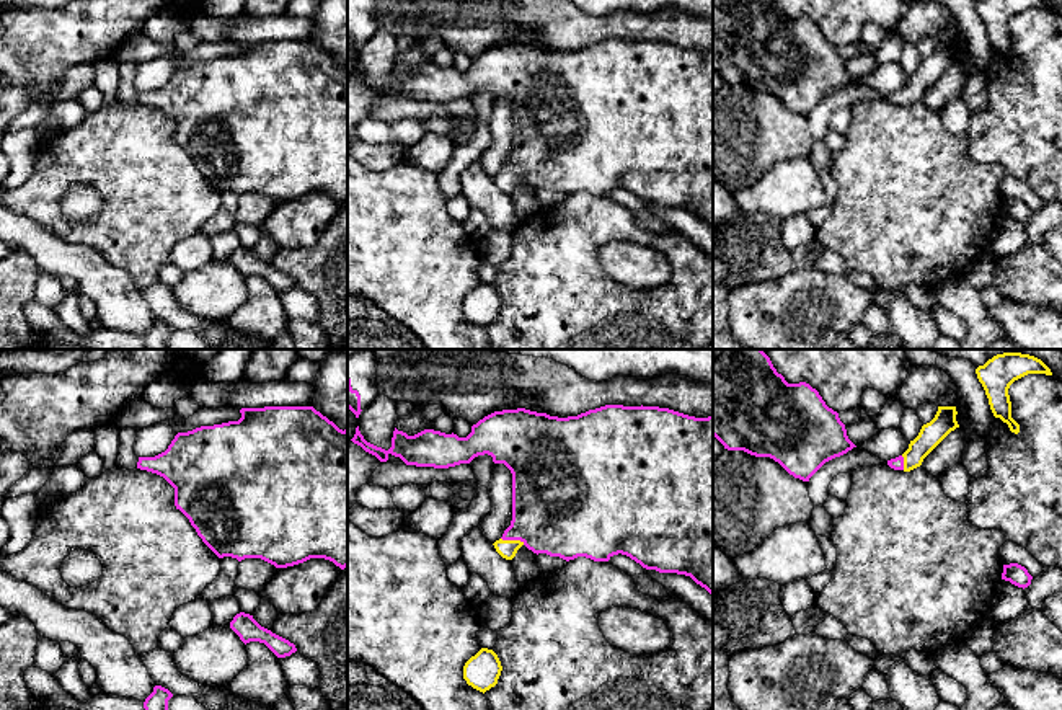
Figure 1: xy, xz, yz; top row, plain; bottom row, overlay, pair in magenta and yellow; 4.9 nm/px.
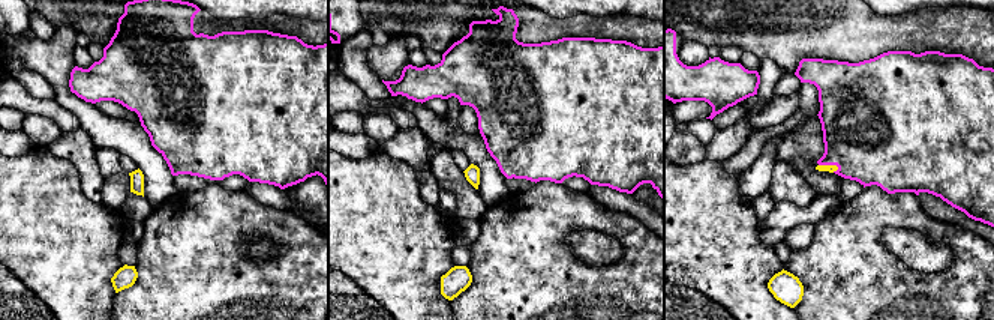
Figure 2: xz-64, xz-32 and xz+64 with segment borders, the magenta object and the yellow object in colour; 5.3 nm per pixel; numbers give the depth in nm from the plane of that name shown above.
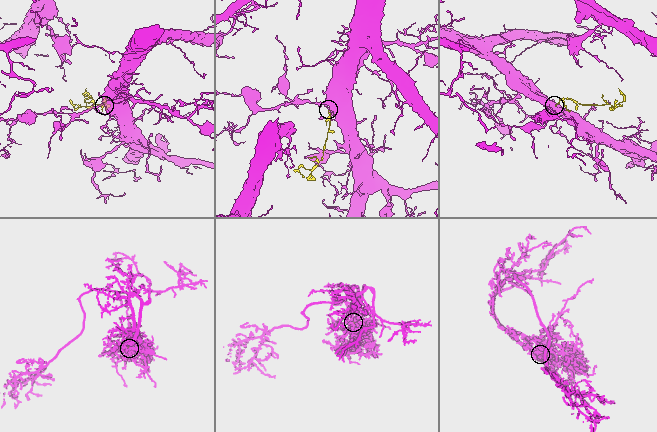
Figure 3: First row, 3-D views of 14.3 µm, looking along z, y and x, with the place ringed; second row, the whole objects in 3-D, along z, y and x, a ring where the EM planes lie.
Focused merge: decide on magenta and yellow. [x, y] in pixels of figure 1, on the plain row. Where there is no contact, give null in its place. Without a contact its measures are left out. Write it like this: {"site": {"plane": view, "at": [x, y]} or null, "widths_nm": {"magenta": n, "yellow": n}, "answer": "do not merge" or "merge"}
{"site": {"plane": "xz", "at": [513, 173]}, "widths_nm": {"magenta": 420, "yellow": 90}, "answer": "merge"}

